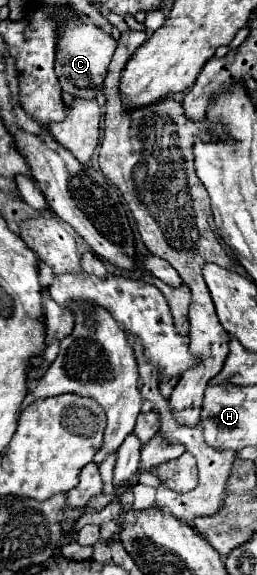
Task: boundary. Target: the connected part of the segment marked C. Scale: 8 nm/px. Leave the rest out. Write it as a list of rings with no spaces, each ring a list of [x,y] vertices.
[[[85,18],[75,20],[75,24],[71,24],[67,32],[63,32],[63,40],[59,42],[59,54],[55,60],[55,72],[63,92],[71,94],[73,98],[95,100],[97,94],[103,90],[103,80],[107,76],[107,68],[113,58],[115,46],[117,42],[115,38],[111,38],[111,34],[105,34]]]

